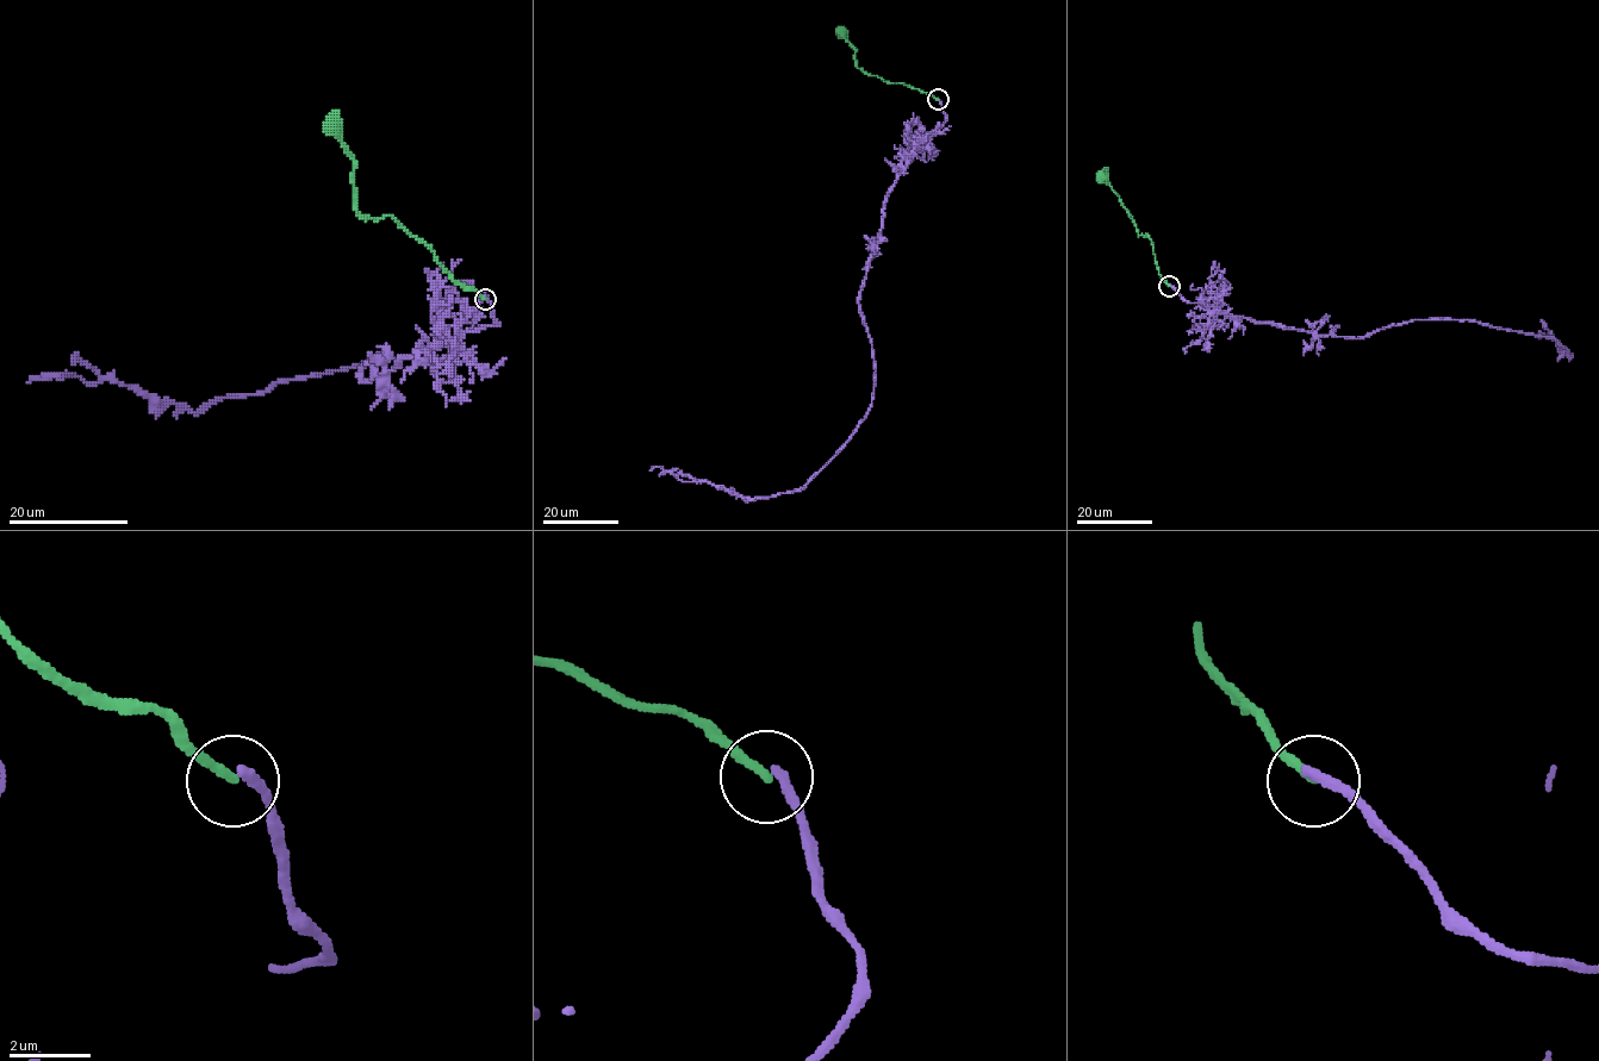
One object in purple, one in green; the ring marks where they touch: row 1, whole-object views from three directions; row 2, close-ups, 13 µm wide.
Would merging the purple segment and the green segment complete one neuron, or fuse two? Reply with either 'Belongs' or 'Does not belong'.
Does not belong

